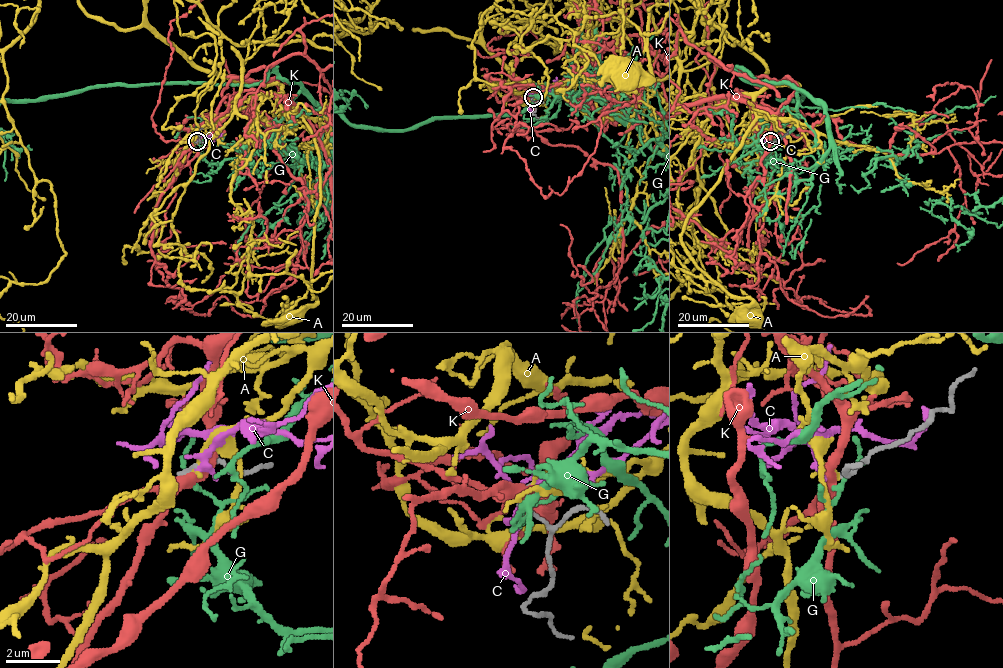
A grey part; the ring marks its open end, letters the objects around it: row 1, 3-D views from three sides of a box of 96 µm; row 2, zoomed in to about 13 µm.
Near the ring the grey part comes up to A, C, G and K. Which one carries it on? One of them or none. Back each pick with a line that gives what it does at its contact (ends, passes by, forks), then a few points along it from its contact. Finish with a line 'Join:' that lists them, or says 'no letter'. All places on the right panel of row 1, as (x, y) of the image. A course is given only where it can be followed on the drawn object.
C: it ends
Join: C

